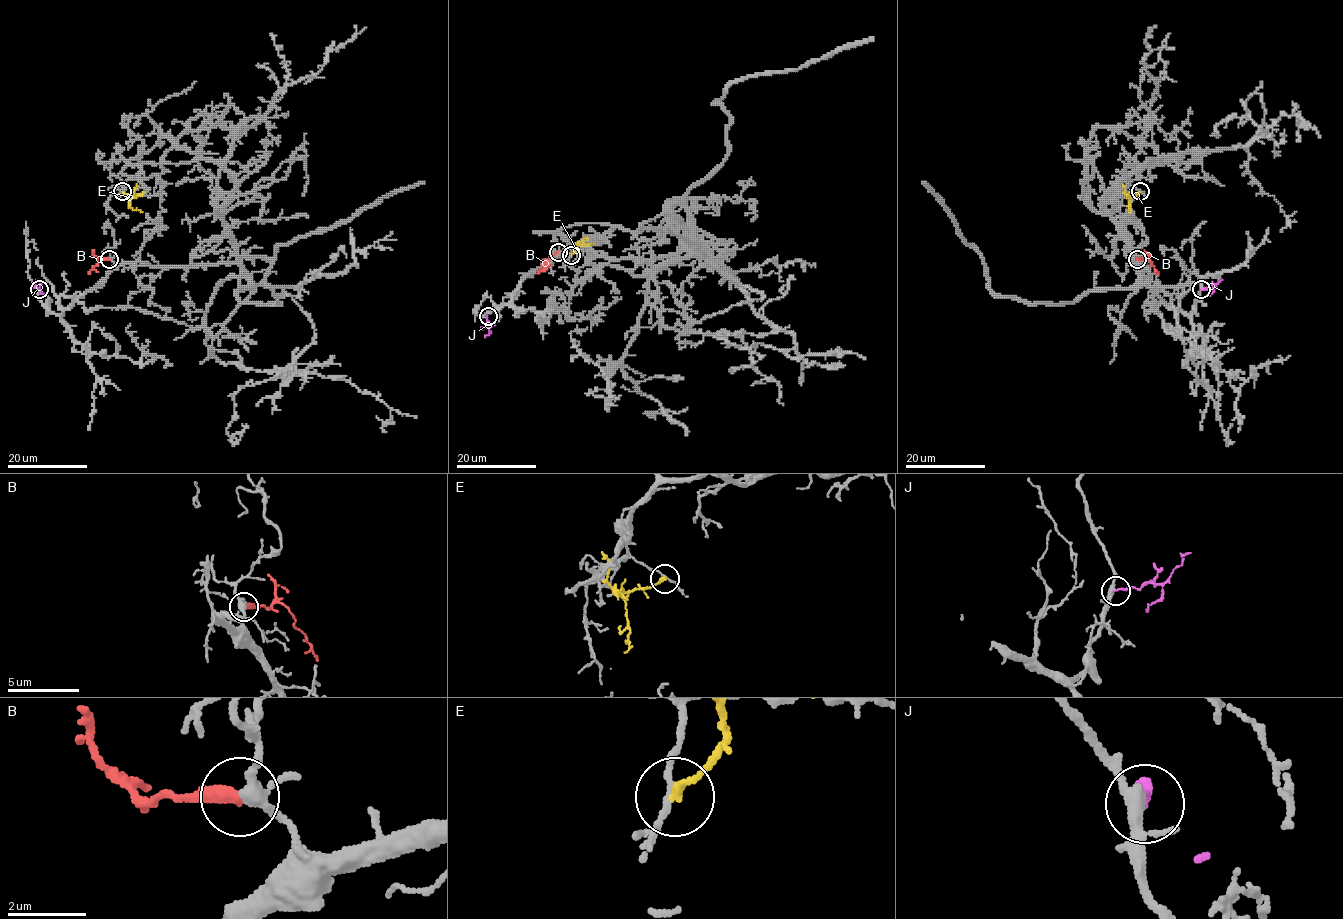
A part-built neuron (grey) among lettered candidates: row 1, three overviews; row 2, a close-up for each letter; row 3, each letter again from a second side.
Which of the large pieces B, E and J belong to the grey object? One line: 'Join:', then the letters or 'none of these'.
Join: B, J

